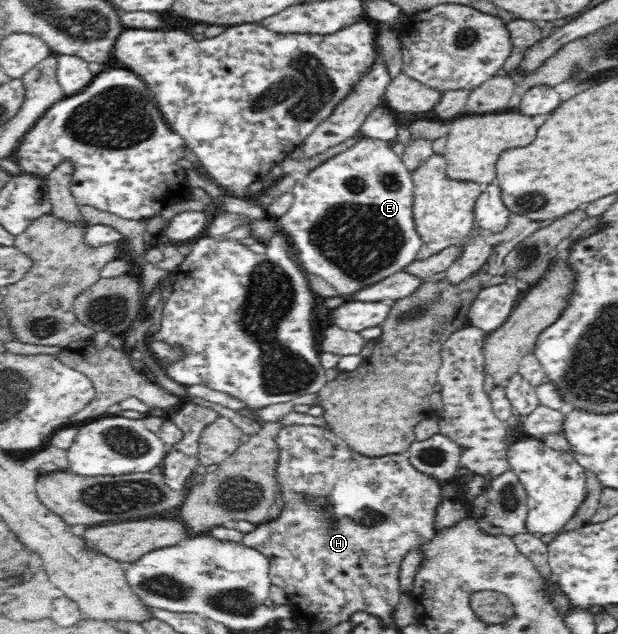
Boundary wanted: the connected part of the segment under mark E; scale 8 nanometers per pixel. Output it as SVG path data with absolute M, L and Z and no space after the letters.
M363 137L357 144L351 146L346 151L343 151L334 157L331 157L323 164L313 169L307 176L300 176L293 186L292 194L294 195L294 202L291 209L284 213L281 217L276 219L277 231L285 234L287 242L293 251L296 261L303 266L309 273L323 277L329 285L332 285L337 291L337 295L342 298L349 297L351 293L363 289L365 286L373 285L401 271L403 267L407 267L409 263L416 260L418 251L423 245L420 235L417 233L412 207L414 204L414 189L415 183L412 181L407 166L403 163L402 157L395 154L391 148L392 141L383 141L379 139L371 139Z

